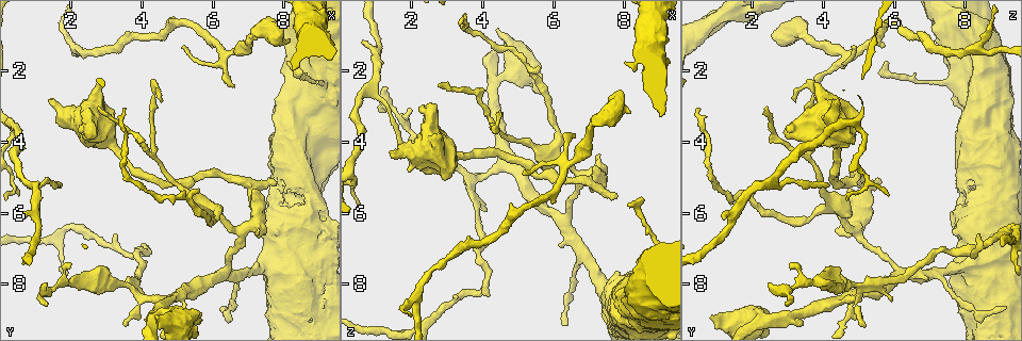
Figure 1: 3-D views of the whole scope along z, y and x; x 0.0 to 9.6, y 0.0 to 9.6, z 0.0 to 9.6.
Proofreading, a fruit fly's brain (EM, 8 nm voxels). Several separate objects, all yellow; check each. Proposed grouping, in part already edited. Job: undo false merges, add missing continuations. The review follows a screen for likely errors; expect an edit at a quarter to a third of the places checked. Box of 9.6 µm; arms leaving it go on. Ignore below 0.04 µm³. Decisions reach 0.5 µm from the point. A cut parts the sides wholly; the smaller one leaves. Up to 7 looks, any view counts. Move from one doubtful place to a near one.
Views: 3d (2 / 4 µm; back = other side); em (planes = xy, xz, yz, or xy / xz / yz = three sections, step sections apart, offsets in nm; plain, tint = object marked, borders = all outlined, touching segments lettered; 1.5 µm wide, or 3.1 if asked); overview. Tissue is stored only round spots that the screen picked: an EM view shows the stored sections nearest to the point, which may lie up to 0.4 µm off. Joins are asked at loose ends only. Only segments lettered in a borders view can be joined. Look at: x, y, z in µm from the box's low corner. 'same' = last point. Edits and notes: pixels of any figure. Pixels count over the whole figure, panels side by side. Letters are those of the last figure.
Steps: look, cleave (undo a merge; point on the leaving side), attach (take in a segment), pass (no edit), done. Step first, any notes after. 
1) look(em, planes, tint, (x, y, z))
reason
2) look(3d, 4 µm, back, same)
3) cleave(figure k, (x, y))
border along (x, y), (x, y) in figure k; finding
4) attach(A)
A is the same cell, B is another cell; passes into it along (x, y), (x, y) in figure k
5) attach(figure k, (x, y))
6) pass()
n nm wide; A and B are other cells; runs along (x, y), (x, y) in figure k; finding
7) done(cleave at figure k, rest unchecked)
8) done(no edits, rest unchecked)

look(em, planes, borders, (7.10, 5.30, 5.25))
calibre changes

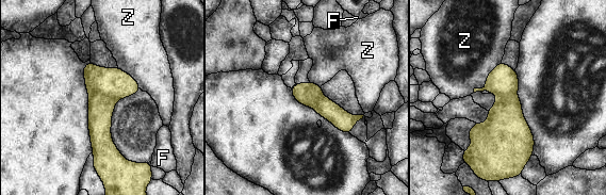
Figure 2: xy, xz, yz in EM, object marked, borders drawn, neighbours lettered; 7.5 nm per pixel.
cleave(figure 2, (114, 83))
180 nm wide; F and Z are other cells; two neurons meet here

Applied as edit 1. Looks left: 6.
look(overview)

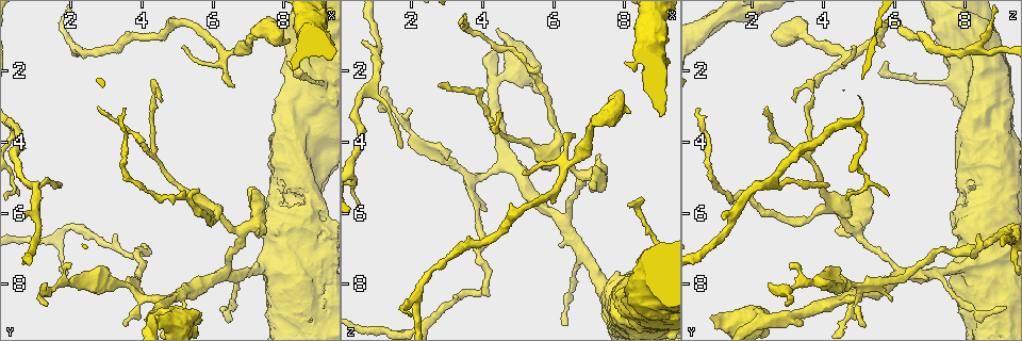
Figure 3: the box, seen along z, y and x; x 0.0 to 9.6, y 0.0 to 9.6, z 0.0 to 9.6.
look(3d, 4 µm, (3.05, 8.05, 4.60))
sudden change in width

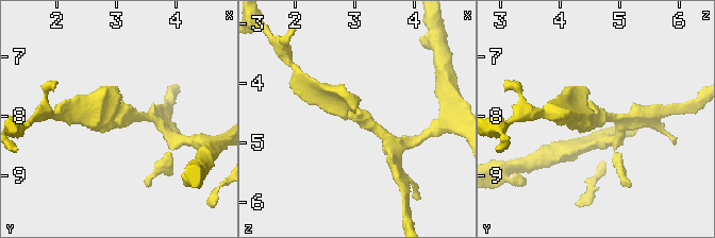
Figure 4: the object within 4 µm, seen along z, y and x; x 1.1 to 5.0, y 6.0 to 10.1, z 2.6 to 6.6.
look(em, xz, step 4, tint, (3.15, 8.05, 4.60))

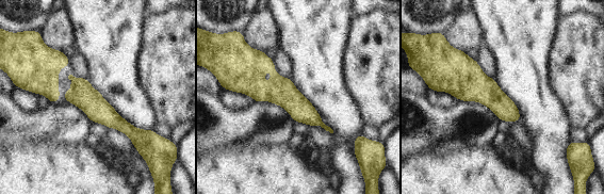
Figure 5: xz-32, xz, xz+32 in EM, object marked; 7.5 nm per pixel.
look(em, planes, borders, same)
cut it another way

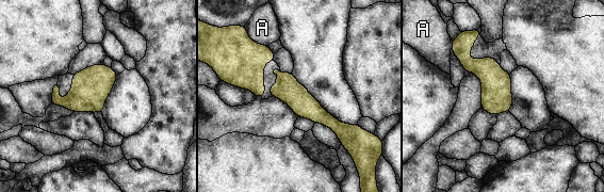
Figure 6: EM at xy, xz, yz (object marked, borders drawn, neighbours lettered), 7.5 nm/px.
pass()
190 nm wide; A is another cell; runs along (279, 75), (317, 114), (354, 128) in figure 6; one neuron here

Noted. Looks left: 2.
done(cleave at figure 2, rest unchecked)

